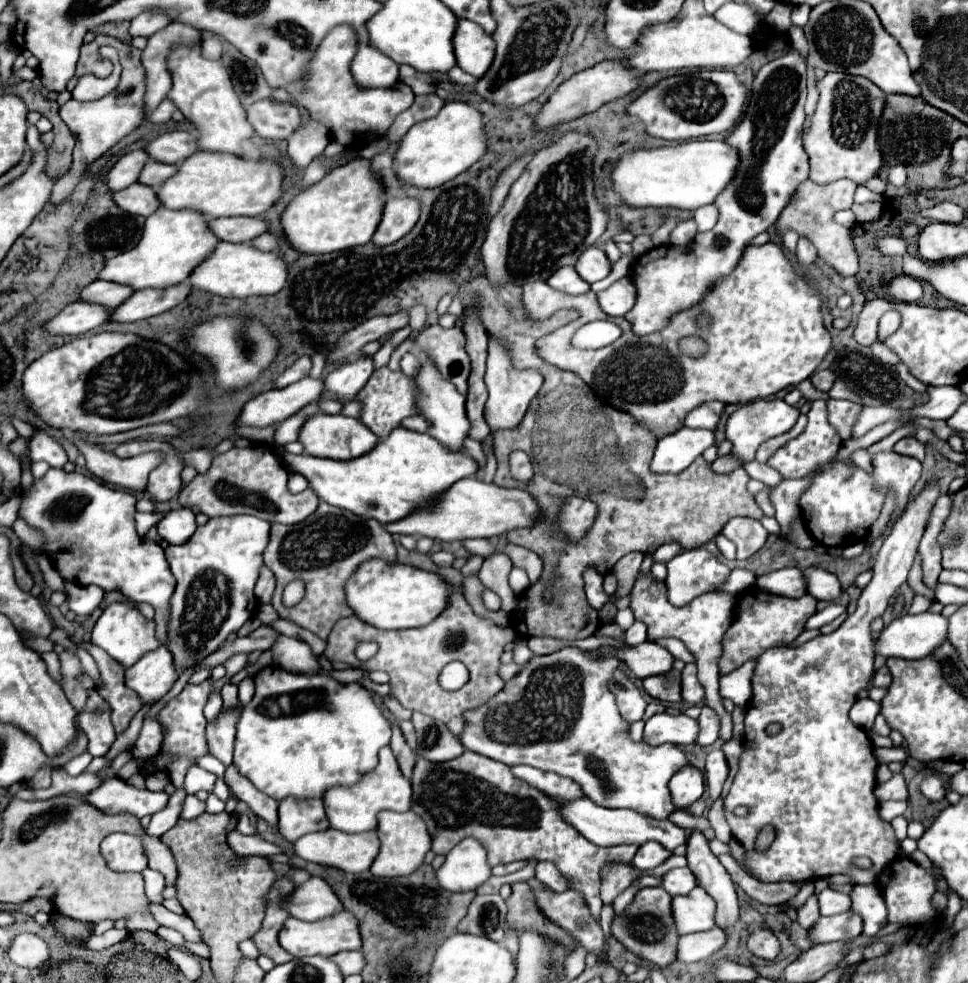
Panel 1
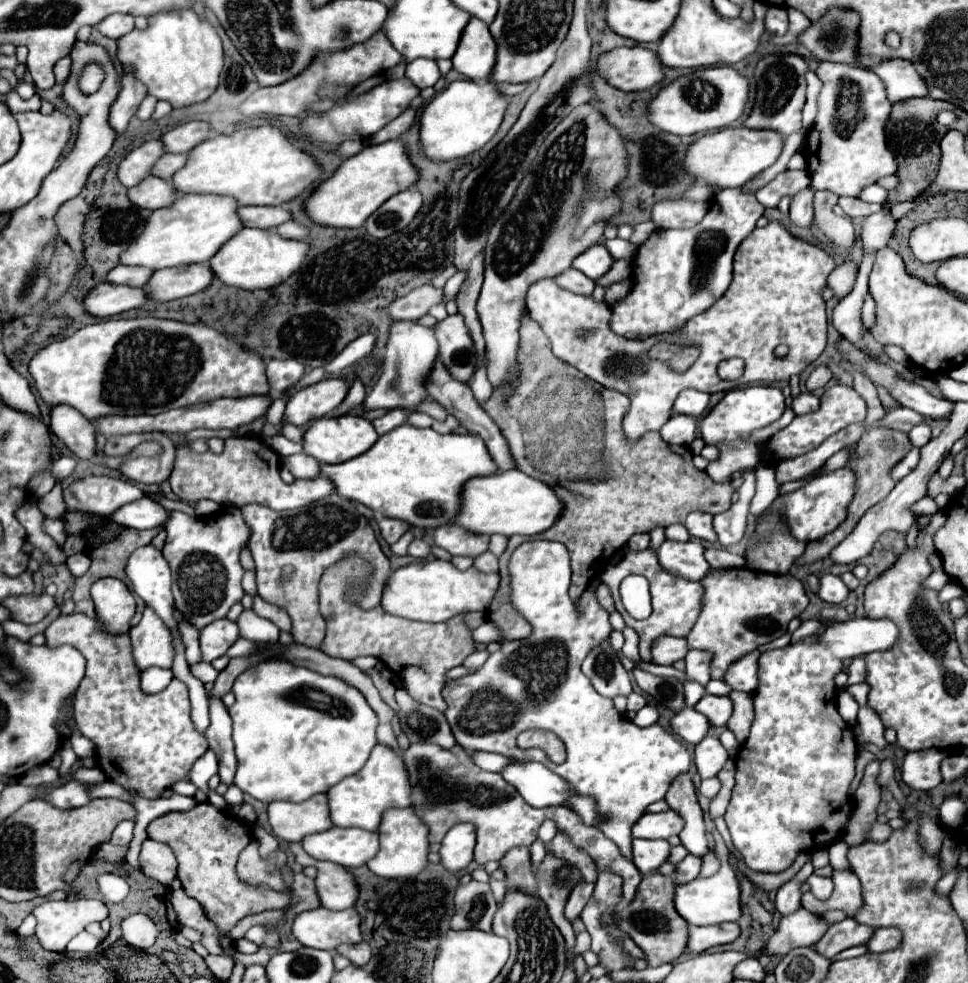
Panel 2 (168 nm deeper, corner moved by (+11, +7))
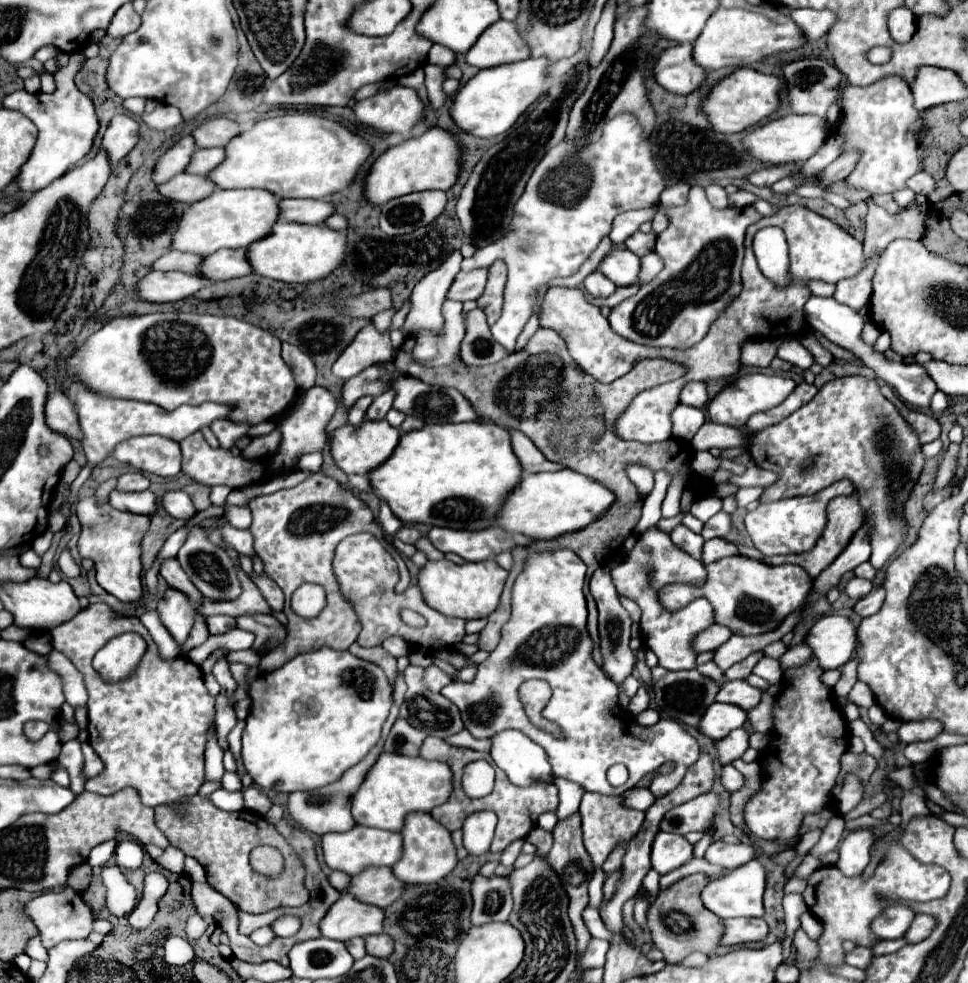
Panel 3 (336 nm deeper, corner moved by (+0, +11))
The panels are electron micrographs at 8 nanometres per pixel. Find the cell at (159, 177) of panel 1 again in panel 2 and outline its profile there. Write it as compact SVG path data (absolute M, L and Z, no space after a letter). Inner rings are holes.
M165 153L165 155L161 155L161 159L153 165L151 175L155 175L155 177L161 177L161 179L169 181L169 179L173 177L173 173L175 173L175 171L179 171L179 169L185 165L185 161L187 161L187 155L185 155L185 153L181 153L181 155Z

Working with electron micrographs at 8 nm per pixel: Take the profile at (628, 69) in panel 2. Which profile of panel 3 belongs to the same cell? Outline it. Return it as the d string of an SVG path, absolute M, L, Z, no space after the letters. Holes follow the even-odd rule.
M682 43L666 49L658 57L654 65L654 77L664 89L676 95L688 95L702 87L706 81L706 69L694 63L692 45Z

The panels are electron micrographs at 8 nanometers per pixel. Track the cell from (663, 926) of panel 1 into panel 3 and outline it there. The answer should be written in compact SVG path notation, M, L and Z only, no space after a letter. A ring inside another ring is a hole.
M696 873L690 875L666 891L658 893L654 903L648 909L648 929L652 935L652 943L664 953L666 963L680 963L684 957L688 957L694 951L702 951L706 955L714 955L720 947L720 935L724 933L722 919L718 915L712 915L702 903L700 903L700 891L708 885L708 875Z

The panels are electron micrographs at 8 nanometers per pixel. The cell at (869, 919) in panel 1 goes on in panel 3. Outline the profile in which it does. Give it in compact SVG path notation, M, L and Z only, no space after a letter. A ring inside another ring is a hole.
M874 829L850 831L838 847L840 859L836 867L840 867L840 871L844 871L844 875L848 877L860 875L870 861L870 847L874 841L876 841Z

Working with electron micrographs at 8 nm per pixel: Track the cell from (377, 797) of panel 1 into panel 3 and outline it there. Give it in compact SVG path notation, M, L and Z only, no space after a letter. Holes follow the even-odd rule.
M382 753L352 799L352 815L354 821L360 825L398 833L408 813L412 811L430 813L440 803L446 803L450 795L452 795L452 771L448 763L428 761L422 757Z

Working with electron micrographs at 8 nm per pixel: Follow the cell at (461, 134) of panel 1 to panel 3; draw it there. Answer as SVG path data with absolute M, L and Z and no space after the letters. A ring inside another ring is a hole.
M540 57L540 59L524 59L518 63L508 63L500 67L488 67L482 69L476 77L472 77L464 87L454 97L450 115L456 121L456 125L462 131L474 133L476 137L496 137L506 133L518 117L548 89L546 81L546 69L550 61Z

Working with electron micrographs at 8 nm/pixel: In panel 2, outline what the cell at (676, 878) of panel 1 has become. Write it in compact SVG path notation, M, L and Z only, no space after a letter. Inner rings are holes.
M687 855L679 865L675 865L673 881L675 881L677 885L683 885L683 883L693 881L693 879L699 875L699 871L701 871L701 863L703 863L703 859L701 859L701 857Z

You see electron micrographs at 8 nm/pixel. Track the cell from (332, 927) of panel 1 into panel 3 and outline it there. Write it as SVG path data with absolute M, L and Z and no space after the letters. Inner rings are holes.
M342 895L326 913L320 931L328 939L348 941L352 937L368 937L384 931L384 909L360 903L354 895Z

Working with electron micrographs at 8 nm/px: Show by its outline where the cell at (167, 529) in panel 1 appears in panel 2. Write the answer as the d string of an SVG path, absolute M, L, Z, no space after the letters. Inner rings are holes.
M143 497L139 501L123 505L119 511L113 513L111 519L131 529L155 529L167 523L169 511L165 511L151 497Z

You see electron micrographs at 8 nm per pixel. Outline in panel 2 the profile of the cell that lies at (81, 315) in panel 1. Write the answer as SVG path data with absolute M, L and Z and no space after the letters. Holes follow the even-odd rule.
M99 283L83 299L83 309L93 317L111 317L129 309L135 309L147 301L143 287L133 289L125 285Z

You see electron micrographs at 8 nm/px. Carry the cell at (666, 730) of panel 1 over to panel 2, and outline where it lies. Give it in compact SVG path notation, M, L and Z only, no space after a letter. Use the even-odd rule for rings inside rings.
M683 707L671 717L671 729L675 735L679 735L683 741L697 745L709 731L709 723L703 715L699 715L695 709Z

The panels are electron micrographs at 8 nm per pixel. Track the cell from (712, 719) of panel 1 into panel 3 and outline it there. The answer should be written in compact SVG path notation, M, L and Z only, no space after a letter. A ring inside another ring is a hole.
M726 681L720 689L720 693L716 695L716 701L720 703L734 703L742 709L752 709L760 703L762 699L762 689L758 687L752 687L750 683L746 681Z

